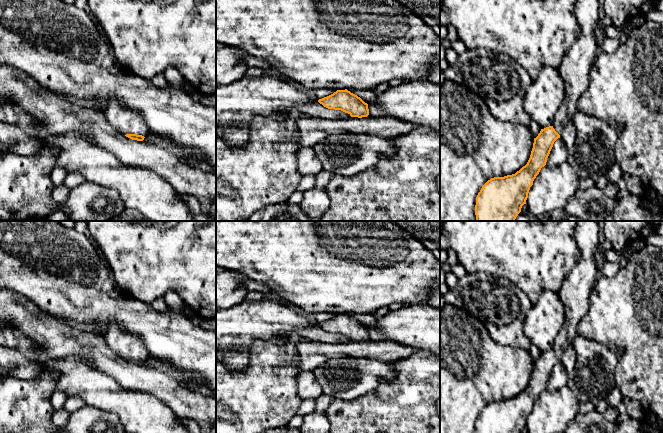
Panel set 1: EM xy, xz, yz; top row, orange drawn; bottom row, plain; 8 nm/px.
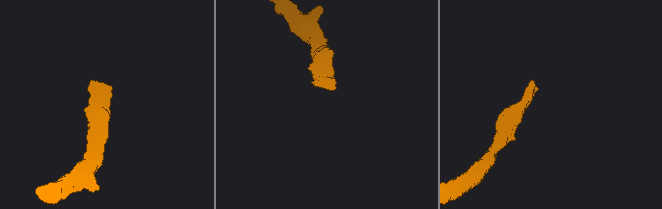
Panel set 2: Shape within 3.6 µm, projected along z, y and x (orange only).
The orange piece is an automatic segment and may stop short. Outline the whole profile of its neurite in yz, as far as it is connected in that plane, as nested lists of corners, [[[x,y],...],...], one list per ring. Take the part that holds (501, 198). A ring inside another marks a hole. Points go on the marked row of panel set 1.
[[[577,0],[576,16],[580,32],[566,52],[559,73],[565,85],[565,97],[553,124],[541,129],[534,138],[530,158],[515,174],[488,180],[476,197],[476,221],[515,221],[526,204],[530,187],[546,165],[554,142],[577,111],[580,96],[588,89],[590,71],[597,57],[595,32],[601,24],[598,0]]]

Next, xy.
[[[115,98],[106,102],[103,115],[112,129],[132,140],[143,141],[149,133],[140,116],[124,107]]]

